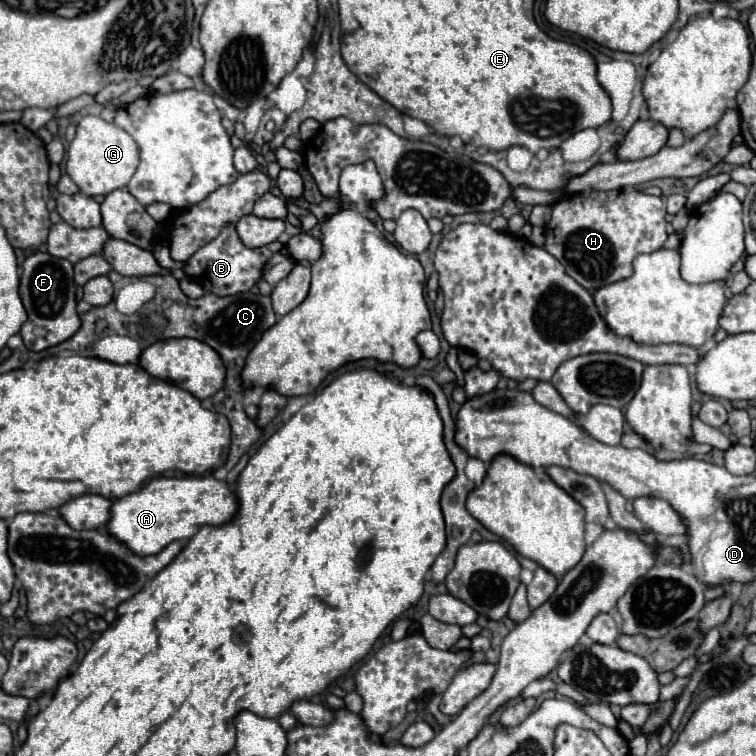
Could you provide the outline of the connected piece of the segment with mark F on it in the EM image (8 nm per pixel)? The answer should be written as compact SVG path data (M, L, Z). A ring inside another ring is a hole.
M41 251L31 253L23 263L19 295L29 315L27 323L21 329L21 337L29 349L43 351L47 347L53 347L69 339L81 327L81 319L75 311L77 301L75 301L75 281L73 281L71 261L55 259L49 253L41 253ZM39 329L45 329L45 331L39 331Z

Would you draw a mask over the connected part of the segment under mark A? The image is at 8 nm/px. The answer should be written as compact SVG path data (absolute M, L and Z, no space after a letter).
M155 477L149 481L143 489L129 493L121 499L115 499L111 509L109 509L109 521L107 521L107 533L125 545L129 551L133 551L139 557L145 555L155 555L161 549L165 549L173 541L183 541L191 539L201 525L223 525L237 513L237 497L229 489L225 481L217 481L215 477Z

